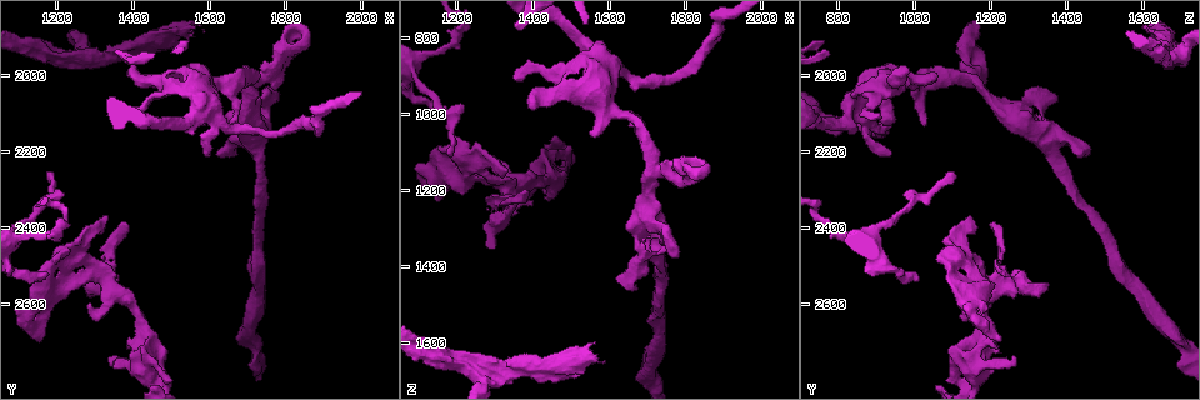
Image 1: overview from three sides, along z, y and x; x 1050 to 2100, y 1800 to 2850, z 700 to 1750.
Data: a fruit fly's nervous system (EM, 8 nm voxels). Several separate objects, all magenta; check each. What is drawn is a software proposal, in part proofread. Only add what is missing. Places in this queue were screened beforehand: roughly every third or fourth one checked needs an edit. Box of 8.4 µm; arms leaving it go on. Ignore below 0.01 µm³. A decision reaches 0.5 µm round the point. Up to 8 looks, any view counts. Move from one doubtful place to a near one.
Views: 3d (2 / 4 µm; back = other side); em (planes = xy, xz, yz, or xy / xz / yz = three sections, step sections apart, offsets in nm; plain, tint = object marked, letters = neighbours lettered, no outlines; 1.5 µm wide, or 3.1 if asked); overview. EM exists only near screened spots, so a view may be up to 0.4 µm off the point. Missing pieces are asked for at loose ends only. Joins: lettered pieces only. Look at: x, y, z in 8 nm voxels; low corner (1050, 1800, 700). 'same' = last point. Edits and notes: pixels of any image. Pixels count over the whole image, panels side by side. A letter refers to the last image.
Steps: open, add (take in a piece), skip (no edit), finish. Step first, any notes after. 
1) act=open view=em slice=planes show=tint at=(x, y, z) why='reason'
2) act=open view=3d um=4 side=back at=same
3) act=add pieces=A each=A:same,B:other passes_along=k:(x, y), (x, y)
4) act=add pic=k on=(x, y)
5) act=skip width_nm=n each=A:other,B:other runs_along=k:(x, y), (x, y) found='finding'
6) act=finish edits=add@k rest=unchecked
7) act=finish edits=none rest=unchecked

act=open view=3d um=2 at=(1275, 2510, 1230) why='an open end'

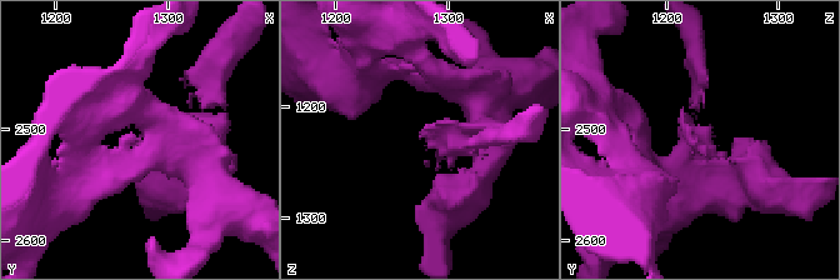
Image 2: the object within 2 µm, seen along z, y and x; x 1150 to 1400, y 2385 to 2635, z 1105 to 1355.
act=open view=em slice=xz step=8 show=letters at=(1276, 2512, 1226)

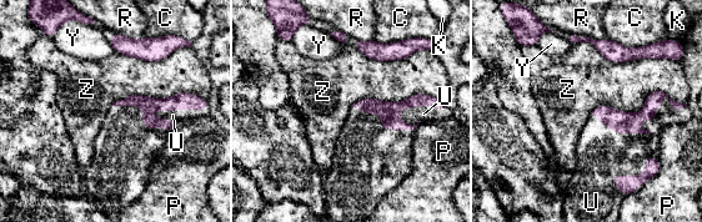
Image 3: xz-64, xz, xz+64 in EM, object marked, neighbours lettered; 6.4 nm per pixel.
act=add pieces=U each=C:other,K:other,P:other,R:other,U:same,Y:other,Z:other found='it goes on there'

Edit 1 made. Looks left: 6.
act=open view=em slice=xz step=4 show=letters at=(1190, 2260, 1115) why='end of a long branch'

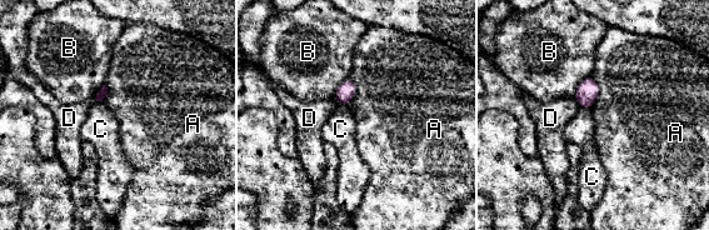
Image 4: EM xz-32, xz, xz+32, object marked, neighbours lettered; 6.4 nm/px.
act=open view=em slice=planes show=letters at=same why='another direction'

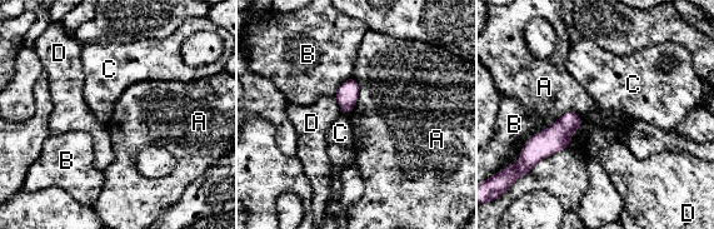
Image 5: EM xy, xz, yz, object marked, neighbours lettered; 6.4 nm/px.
act=skip each=A:other,B:other,C:other,D:other border=5:(583, 122), (565, 111), (544, 129) found='no lettered piece goes on from it'

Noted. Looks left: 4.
act=finish edits=add@3 rest=unchecked

